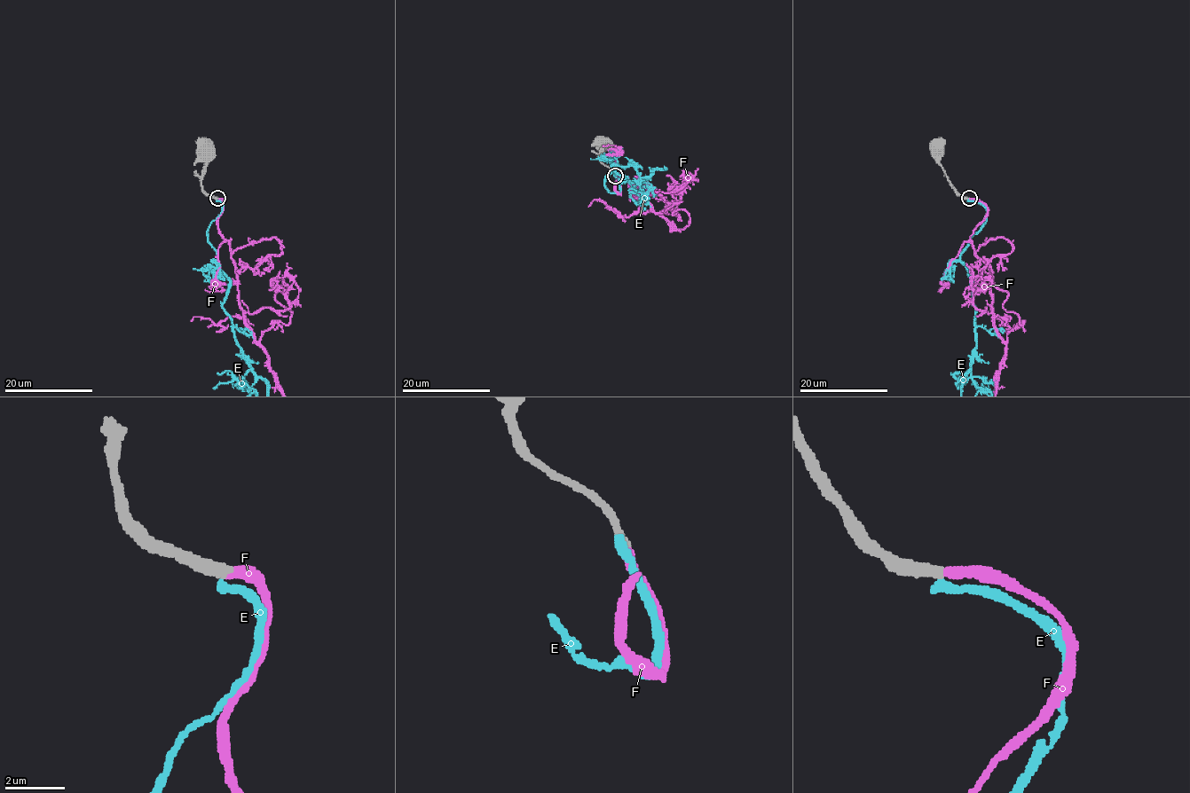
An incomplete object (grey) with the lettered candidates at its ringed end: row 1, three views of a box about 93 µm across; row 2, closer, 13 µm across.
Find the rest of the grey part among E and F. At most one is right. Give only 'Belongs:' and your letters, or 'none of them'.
Belongs: F

